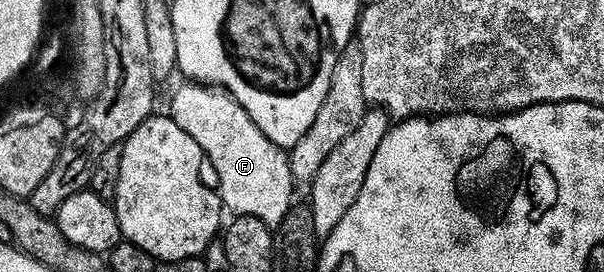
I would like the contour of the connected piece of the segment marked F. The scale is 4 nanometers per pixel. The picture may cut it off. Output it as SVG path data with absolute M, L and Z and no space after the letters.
M184 83L172 97L170 115L205 155L207 164L216 172L215 188L229 214L262 219L269 227L282 223L286 211L294 204L292 172L288 153L266 139L260 128L246 115L225 89L203 83Z

